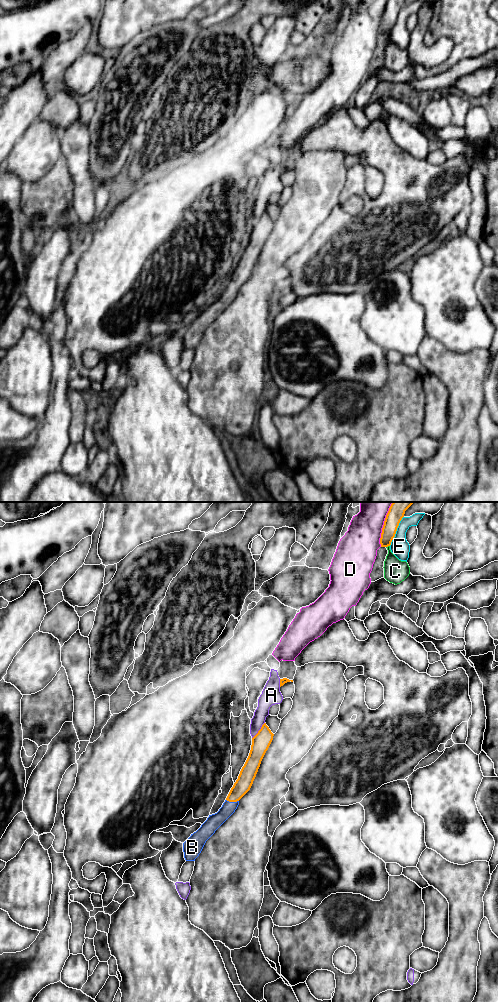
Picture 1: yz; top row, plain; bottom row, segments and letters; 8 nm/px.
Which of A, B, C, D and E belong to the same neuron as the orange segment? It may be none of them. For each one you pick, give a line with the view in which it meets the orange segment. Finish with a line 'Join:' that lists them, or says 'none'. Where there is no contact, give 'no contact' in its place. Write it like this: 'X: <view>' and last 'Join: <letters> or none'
B: yz
Join: B

